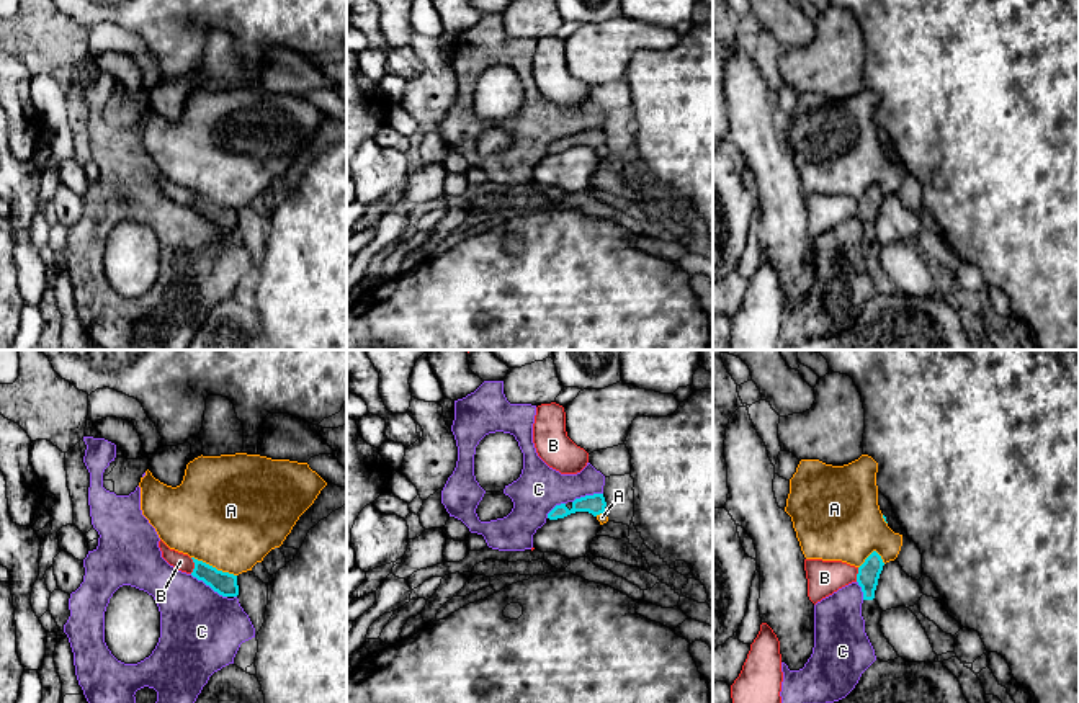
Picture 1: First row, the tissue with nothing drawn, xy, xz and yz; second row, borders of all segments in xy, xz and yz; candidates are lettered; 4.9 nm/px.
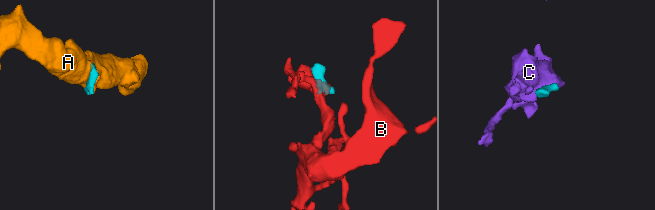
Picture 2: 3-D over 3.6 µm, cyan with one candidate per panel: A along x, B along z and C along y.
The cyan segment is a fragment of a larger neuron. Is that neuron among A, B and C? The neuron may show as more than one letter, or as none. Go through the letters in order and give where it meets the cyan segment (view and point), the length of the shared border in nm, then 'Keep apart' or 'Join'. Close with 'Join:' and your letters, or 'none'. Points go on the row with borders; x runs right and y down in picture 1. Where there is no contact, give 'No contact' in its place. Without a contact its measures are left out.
A: Touches cyan at xy (214, 568). Shared border 240 nm. Keep apart
B: Touches cyan at xy (195, 566). Shared border 80 nm. Keep apart
C: Touches cyan at xy (208, 584). Shared border 220 nm. Keep apart
Join: none

